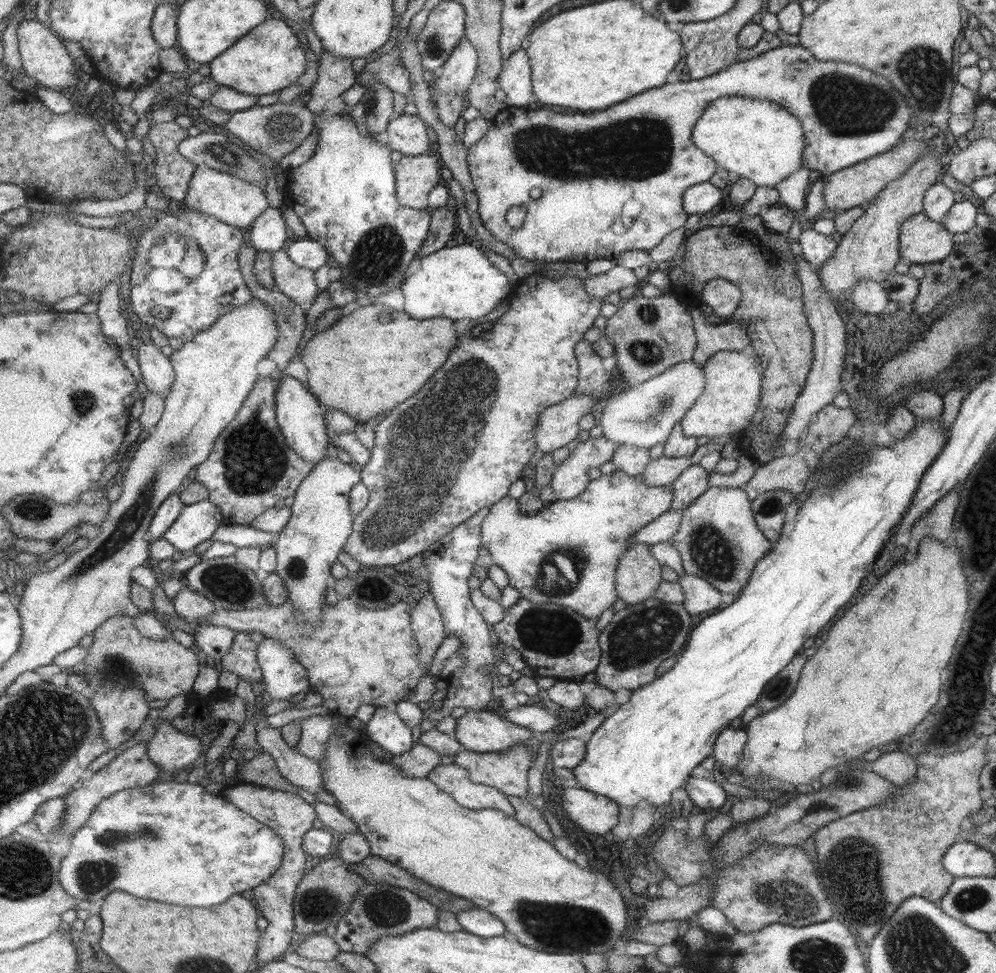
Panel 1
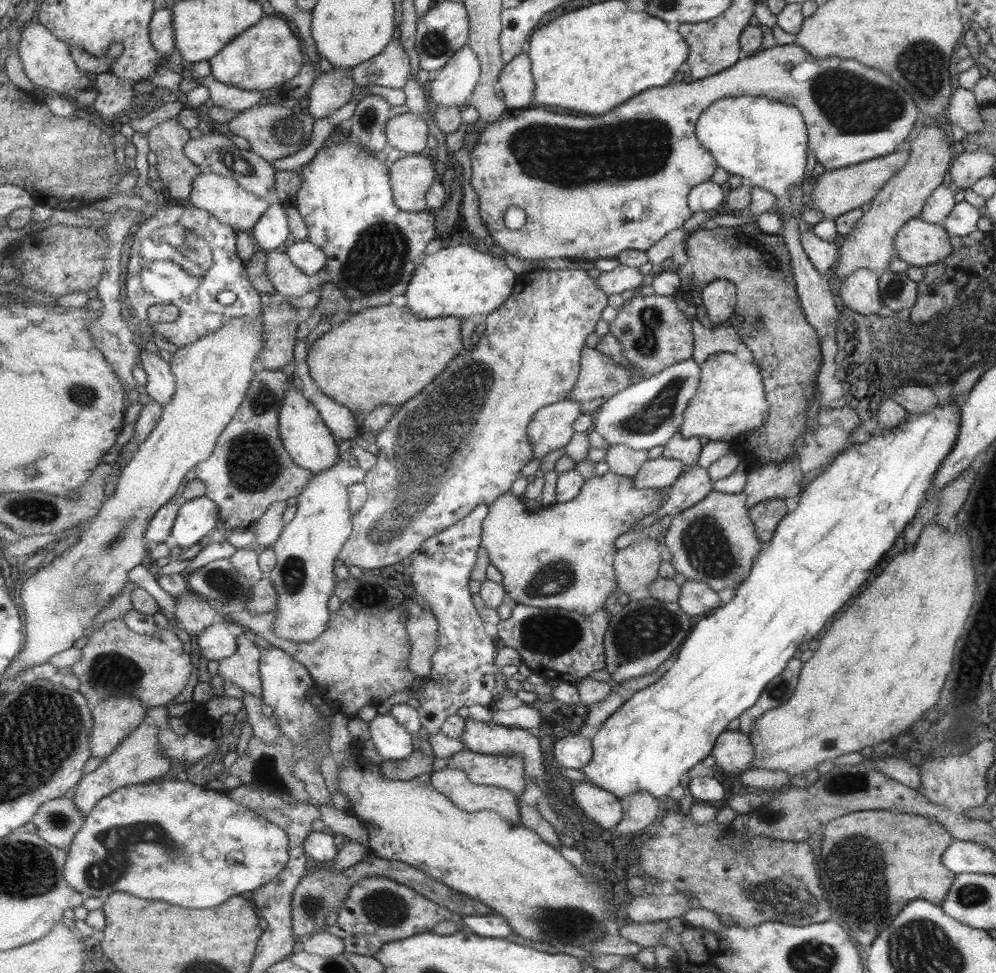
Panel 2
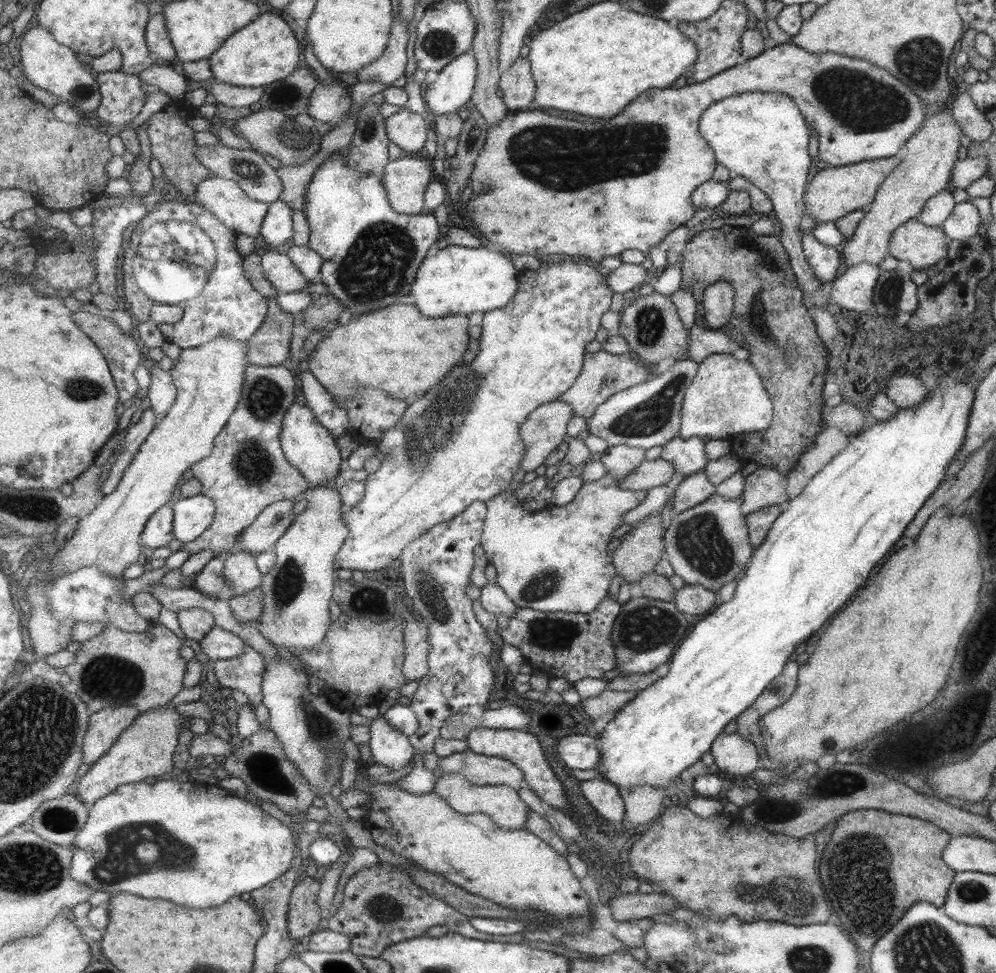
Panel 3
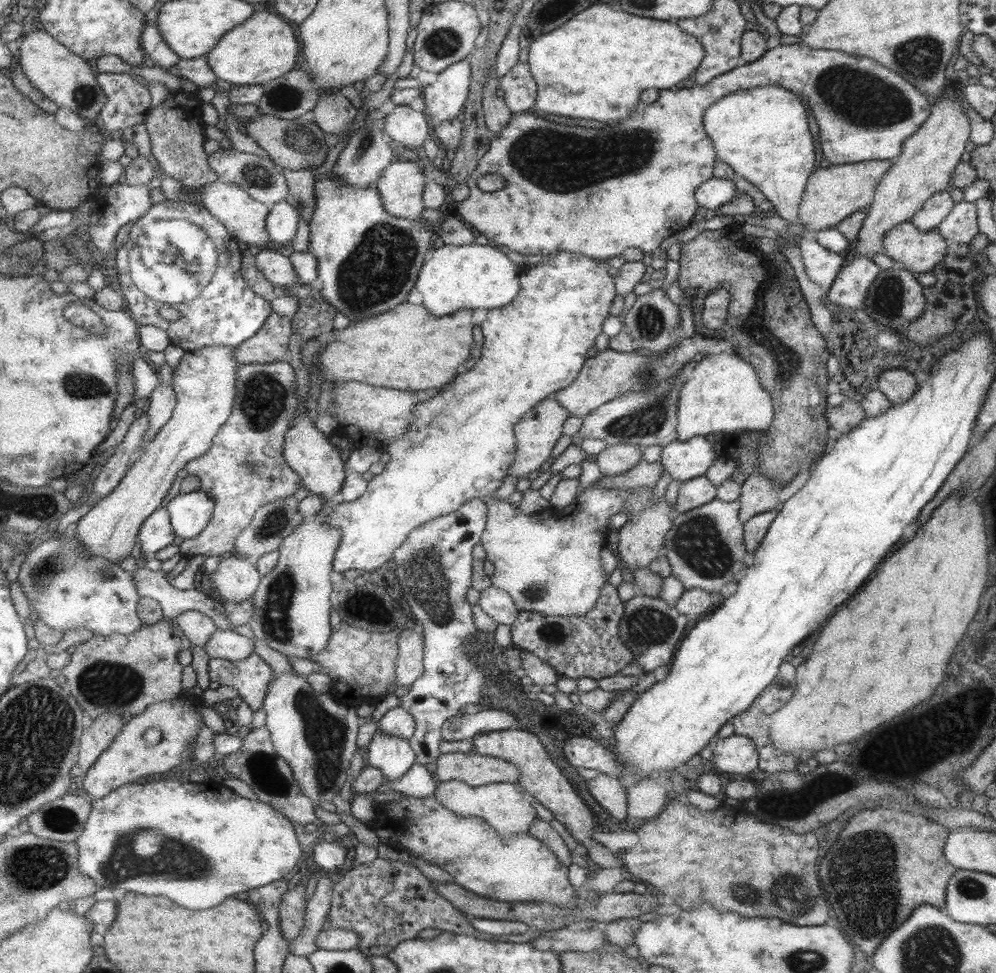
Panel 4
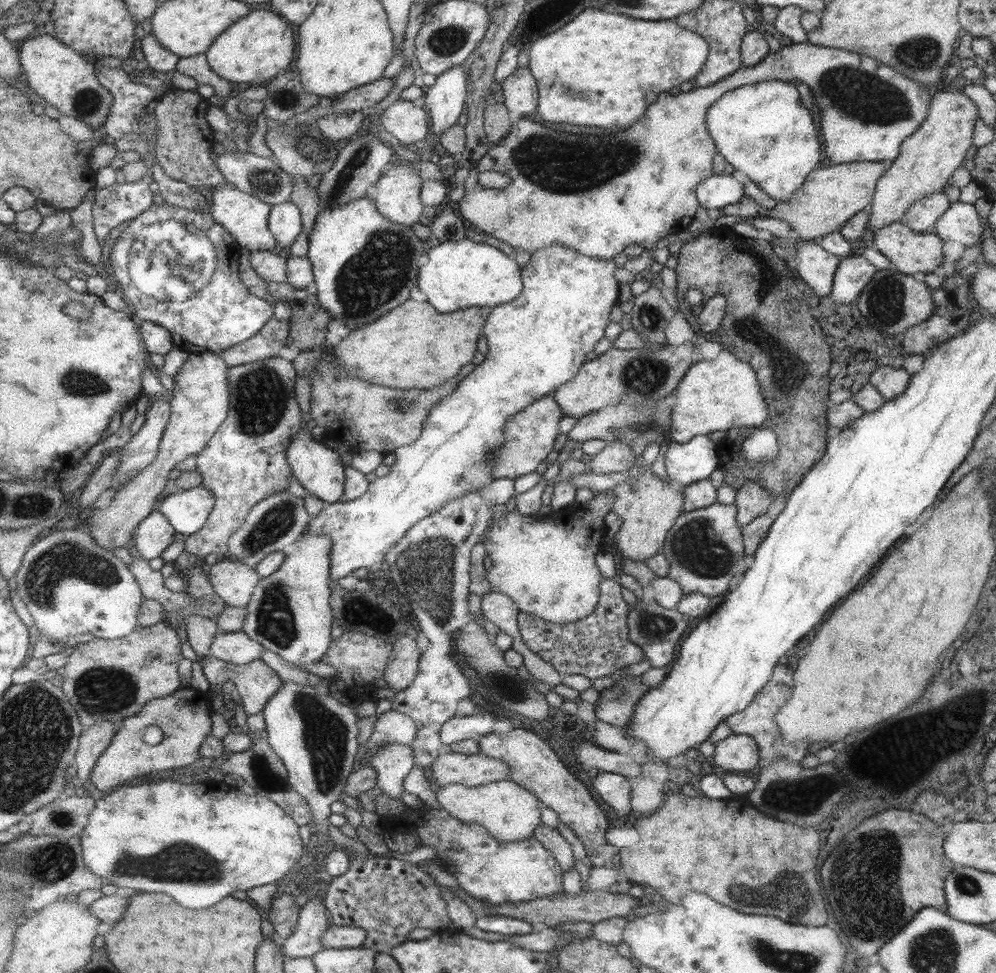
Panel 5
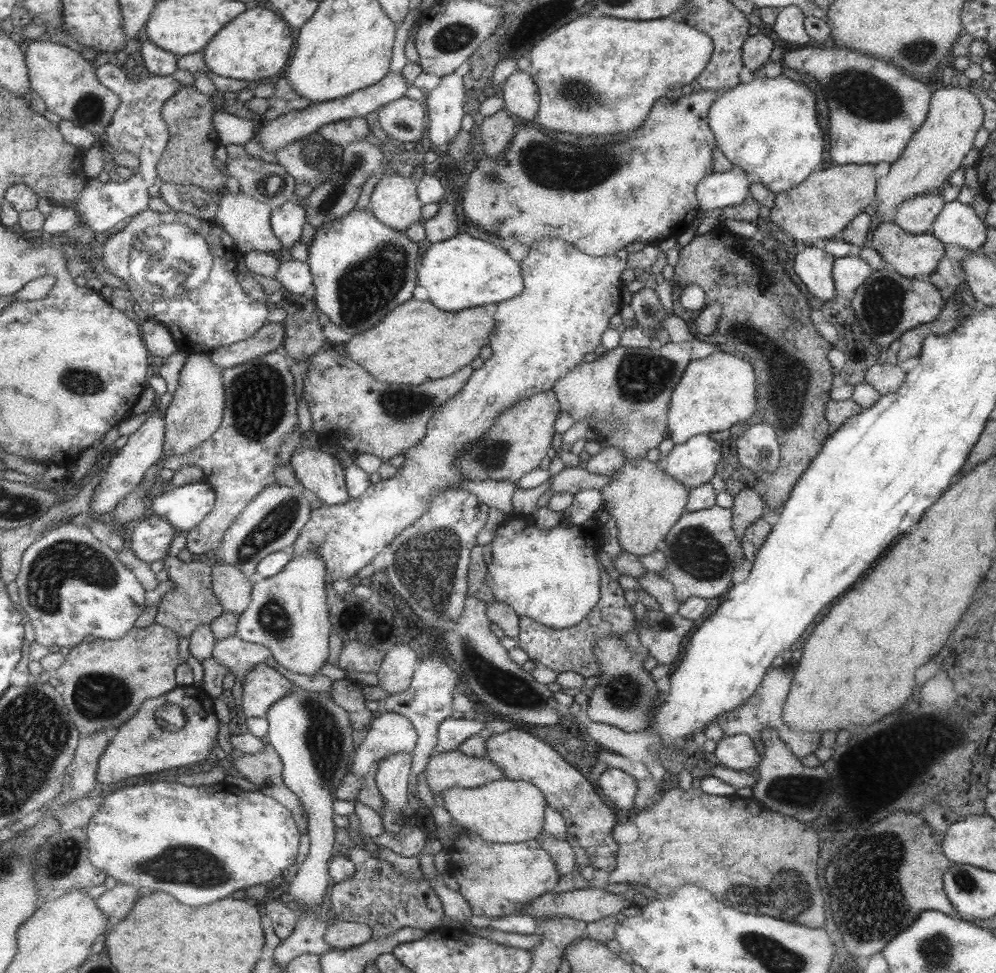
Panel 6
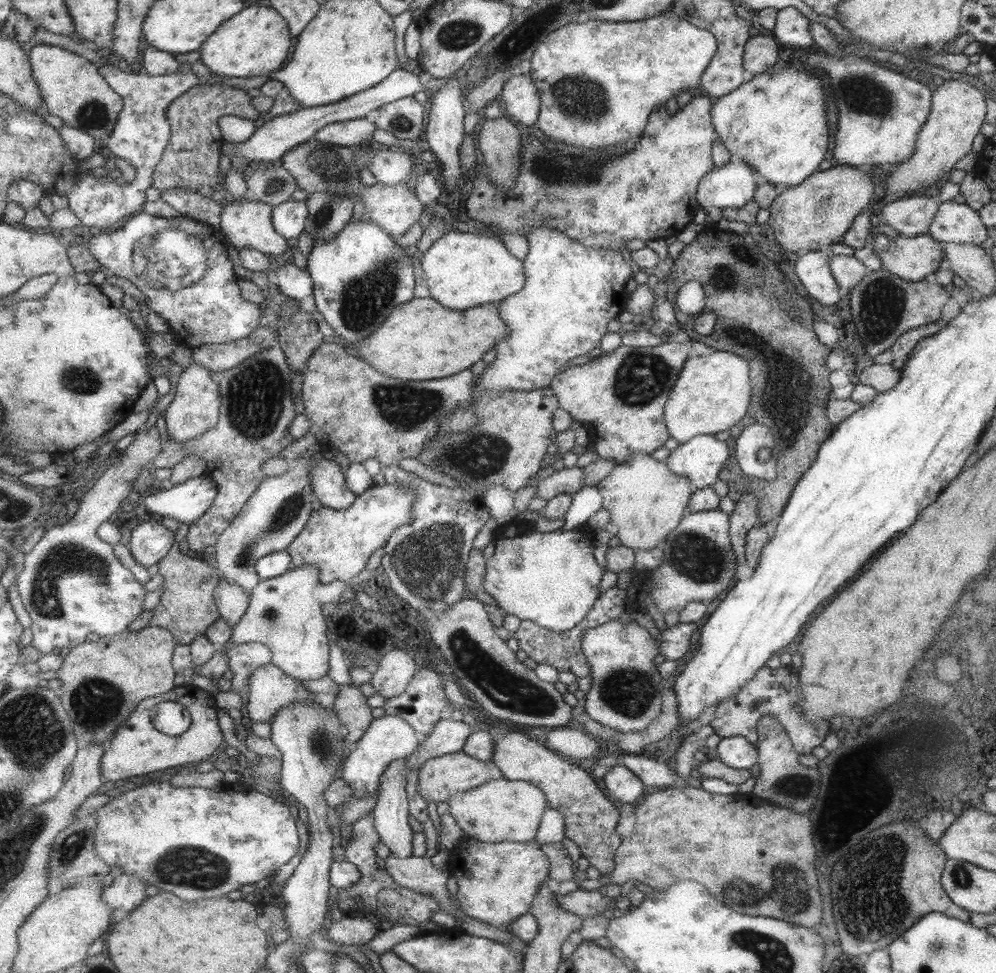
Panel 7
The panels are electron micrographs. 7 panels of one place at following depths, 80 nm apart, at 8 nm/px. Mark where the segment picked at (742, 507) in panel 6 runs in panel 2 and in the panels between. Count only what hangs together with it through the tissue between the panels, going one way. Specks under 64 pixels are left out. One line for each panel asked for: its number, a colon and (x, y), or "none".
2: (774, 480)
3: (764, 487)
4: (758, 493)
5: (751, 500)

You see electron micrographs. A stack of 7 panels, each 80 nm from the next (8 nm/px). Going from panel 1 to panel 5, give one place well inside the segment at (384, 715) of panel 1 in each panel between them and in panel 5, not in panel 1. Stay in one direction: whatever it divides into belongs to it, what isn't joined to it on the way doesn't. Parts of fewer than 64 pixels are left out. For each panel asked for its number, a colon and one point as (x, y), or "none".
2: (392, 740)
3: (390, 747)
4: (394, 756)
5: (393, 763)

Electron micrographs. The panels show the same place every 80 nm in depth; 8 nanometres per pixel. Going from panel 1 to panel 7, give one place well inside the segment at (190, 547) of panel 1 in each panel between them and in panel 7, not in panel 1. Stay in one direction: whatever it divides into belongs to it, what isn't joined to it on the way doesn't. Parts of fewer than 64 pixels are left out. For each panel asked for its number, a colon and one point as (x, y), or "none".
2: (198, 518)
3: (194, 515)
4: (191, 513)
5: (189, 510)
6: (186, 507)
7: (187, 502)

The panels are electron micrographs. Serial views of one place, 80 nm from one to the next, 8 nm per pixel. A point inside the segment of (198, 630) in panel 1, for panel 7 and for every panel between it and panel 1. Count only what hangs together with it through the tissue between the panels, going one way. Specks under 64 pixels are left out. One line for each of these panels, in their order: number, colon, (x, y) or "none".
2: (220, 641)
3: (219, 644)
4: (227, 644)
5: (239, 648)
6: (240, 655)
7: (244, 659)

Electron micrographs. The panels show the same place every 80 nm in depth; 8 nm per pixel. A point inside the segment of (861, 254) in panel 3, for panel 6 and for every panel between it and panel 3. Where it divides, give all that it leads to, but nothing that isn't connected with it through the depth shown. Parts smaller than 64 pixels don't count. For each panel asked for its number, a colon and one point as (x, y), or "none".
4: (928, 159)
5: (928, 157)
6: (936, 149)

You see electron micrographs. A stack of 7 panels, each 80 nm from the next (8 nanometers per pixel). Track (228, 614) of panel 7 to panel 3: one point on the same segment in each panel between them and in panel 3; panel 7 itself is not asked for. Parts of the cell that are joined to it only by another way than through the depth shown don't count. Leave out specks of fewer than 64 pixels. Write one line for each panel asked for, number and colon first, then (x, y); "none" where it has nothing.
3: (242, 571)
4: (237, 579)
5: (235, 581)
6: (234, 588)

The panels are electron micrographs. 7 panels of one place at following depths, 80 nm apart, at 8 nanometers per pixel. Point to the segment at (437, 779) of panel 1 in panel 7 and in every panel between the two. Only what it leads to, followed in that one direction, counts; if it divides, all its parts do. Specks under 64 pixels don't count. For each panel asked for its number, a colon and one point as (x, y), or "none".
2: (471, 797)
3: (502, 803)
4: (510, 811)
5: (508, 811)
6: (506, 811)
7: (502, 810)

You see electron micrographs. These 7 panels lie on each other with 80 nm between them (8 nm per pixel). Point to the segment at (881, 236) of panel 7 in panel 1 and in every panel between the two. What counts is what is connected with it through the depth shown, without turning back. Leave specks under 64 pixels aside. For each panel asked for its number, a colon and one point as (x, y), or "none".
1: (922, 241)
2: (918, 244)
3: (921, 245)
4: (919, 251)
5: (910, 252)
6: (910, 255)

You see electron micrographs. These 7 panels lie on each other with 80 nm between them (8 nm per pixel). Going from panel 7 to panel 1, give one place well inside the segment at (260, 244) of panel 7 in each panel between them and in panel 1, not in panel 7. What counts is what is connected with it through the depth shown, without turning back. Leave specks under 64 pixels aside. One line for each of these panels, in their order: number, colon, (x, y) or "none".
1: (238, 202)
2: (223, 197)
3: (225, 198)
4: (246, 218)
5: (246, 217)
6: (249, 221)

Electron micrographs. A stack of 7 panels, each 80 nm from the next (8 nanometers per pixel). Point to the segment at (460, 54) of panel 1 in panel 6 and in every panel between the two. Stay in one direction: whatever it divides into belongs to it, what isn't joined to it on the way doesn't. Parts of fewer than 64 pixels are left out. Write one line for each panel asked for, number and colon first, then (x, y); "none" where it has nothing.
2: (454, 84)
3: (452, 91)
4: (446, 97)
5: (446, 100)
6: (448, 102)

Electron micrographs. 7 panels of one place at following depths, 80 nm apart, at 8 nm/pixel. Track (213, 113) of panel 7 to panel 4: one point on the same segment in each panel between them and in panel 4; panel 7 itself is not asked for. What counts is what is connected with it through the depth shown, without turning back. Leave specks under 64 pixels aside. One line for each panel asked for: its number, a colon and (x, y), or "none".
4: (175, 128)
5: (184, 137)
6: (189, 158)

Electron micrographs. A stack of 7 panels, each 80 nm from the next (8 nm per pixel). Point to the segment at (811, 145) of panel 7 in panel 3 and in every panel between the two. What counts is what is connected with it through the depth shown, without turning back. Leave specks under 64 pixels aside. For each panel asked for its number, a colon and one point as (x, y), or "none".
3: (762, 137)
4: (761, 133)
5: (761, 129)
6: (766, 127)

